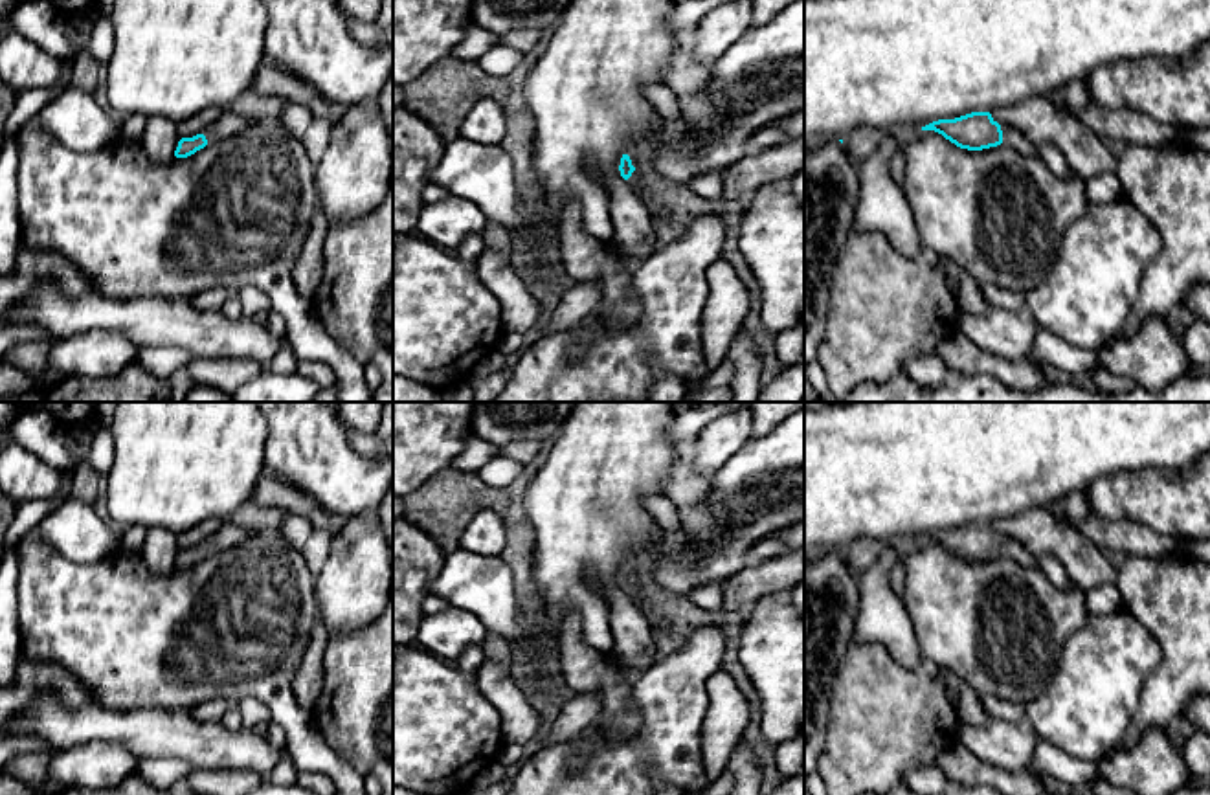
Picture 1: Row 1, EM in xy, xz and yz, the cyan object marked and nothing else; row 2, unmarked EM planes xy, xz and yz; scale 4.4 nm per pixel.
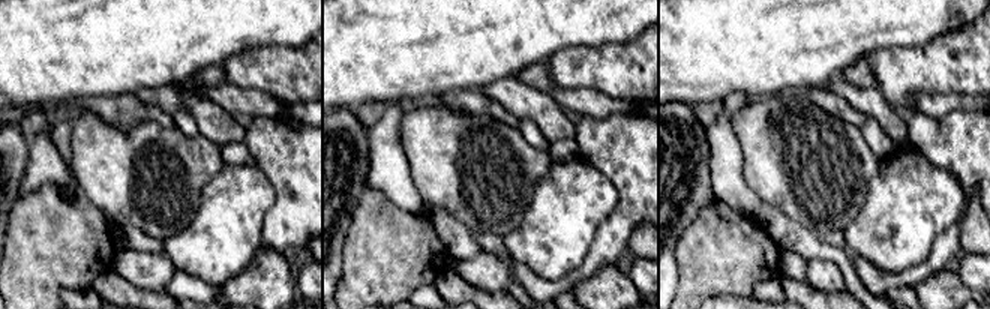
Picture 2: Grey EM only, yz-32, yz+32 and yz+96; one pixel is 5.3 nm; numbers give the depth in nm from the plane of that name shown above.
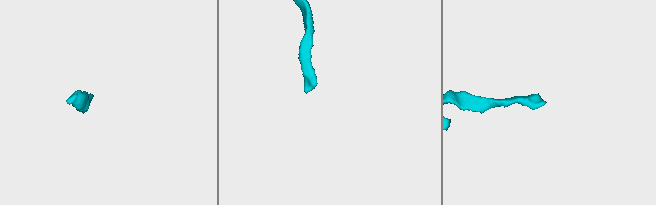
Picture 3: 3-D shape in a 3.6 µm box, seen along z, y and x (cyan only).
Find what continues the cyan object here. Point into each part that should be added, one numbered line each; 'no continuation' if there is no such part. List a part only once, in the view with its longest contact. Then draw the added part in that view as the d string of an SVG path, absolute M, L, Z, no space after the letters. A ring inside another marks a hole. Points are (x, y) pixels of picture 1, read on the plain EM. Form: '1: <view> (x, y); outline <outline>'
1: yz (1010, 548); outline M1001 536L1003 554L1025 567L1037 567L1037 556L1026 551L1019 542Z

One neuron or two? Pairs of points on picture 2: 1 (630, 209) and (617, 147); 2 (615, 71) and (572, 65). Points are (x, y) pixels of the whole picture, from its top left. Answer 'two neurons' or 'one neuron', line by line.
1: one neuron
2: one neuron

